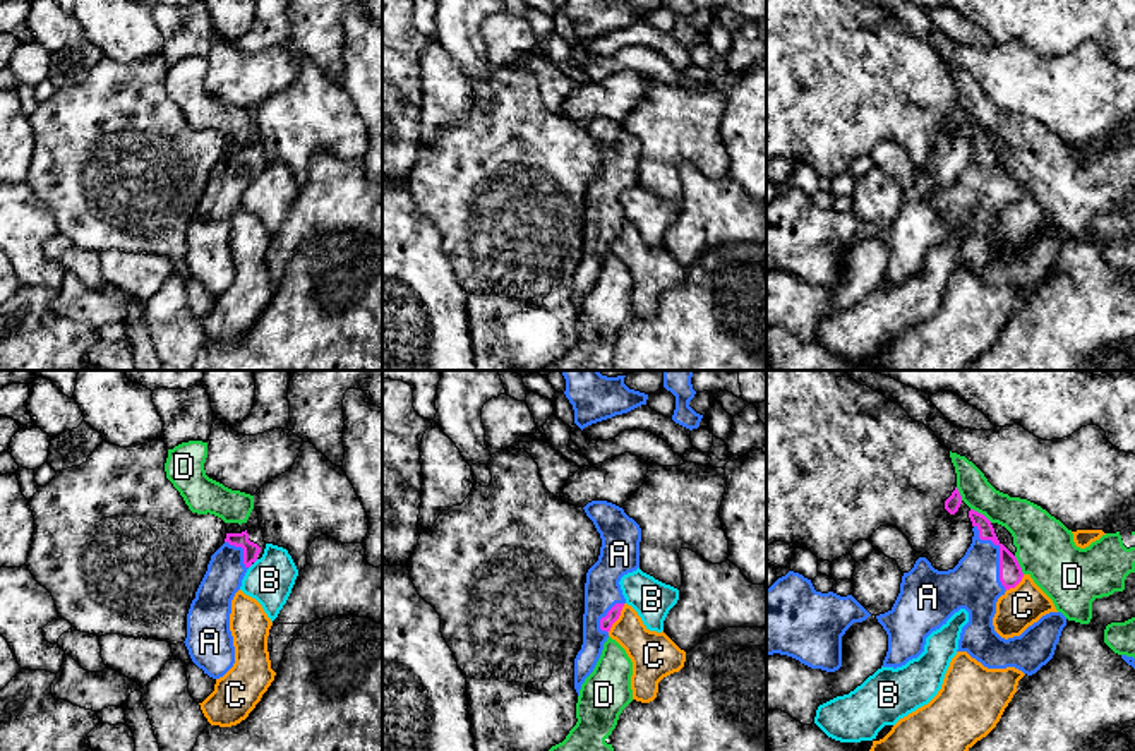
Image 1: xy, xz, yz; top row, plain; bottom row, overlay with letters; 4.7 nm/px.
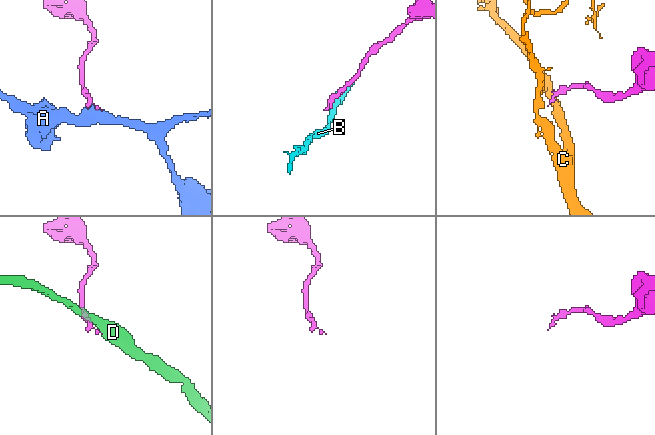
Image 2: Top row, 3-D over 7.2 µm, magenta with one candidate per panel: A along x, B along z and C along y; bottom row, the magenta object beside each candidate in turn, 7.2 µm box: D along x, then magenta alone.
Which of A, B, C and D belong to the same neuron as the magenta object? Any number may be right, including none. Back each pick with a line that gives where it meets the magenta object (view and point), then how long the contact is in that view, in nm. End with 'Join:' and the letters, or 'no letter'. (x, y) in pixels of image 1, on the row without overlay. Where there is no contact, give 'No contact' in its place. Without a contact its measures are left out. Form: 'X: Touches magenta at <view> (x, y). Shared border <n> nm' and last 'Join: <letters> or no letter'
A: Touches magenta at yz (1000, 170). Shared border 340 nm
Join: A

